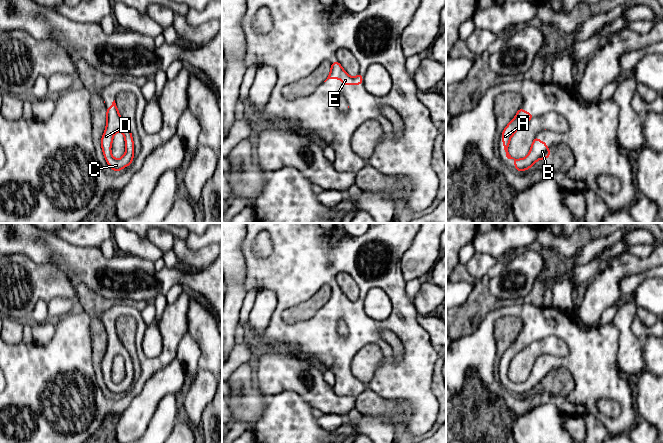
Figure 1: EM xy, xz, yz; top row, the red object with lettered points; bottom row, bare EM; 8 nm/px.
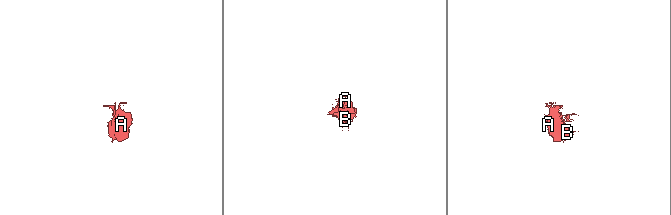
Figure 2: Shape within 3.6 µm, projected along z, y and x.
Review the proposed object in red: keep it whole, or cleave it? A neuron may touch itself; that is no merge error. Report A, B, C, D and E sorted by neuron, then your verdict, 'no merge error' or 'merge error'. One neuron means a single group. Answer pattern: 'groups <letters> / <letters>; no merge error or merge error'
groups A B C D E; no merge error

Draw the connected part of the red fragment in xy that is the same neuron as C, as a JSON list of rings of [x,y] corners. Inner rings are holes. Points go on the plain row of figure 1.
[[[115,324],[112,326],[112,331],[106,331],[107,343],[106,353],[101,362],[101,371],[104,382],[113,395],[120,395],[129,390],[134,382],[134,365],[132,357],[126,346],[121,342]],[[116,356],[122,356],[124,359],[126,375],[120,383],[115,383],[111,377],[111,369]]]

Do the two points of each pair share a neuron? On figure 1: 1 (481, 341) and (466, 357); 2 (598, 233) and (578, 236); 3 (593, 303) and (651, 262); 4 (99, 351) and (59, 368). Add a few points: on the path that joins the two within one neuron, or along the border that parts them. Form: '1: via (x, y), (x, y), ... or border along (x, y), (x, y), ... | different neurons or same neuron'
1: via (478, 345), (470, 353) | same neuron
2: border along (589, 233), (591, 240) | different neurons
3: via (604, 288), (628, 264), (636, 264) | same neuron
4: border along (91, 330), (91, 358), (96, 377) | different neurons

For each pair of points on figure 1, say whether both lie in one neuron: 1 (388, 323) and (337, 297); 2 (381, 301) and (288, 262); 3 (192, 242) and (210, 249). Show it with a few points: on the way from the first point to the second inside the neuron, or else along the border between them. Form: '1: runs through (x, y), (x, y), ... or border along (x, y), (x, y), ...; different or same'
1: runs through (375, 324), (364, 324), (350, 310); same
2: border along (379, 287), (364, 299), (370, 318); different
3: border along (211, 243), (196, 250), (191, 250), (185, 244); different

